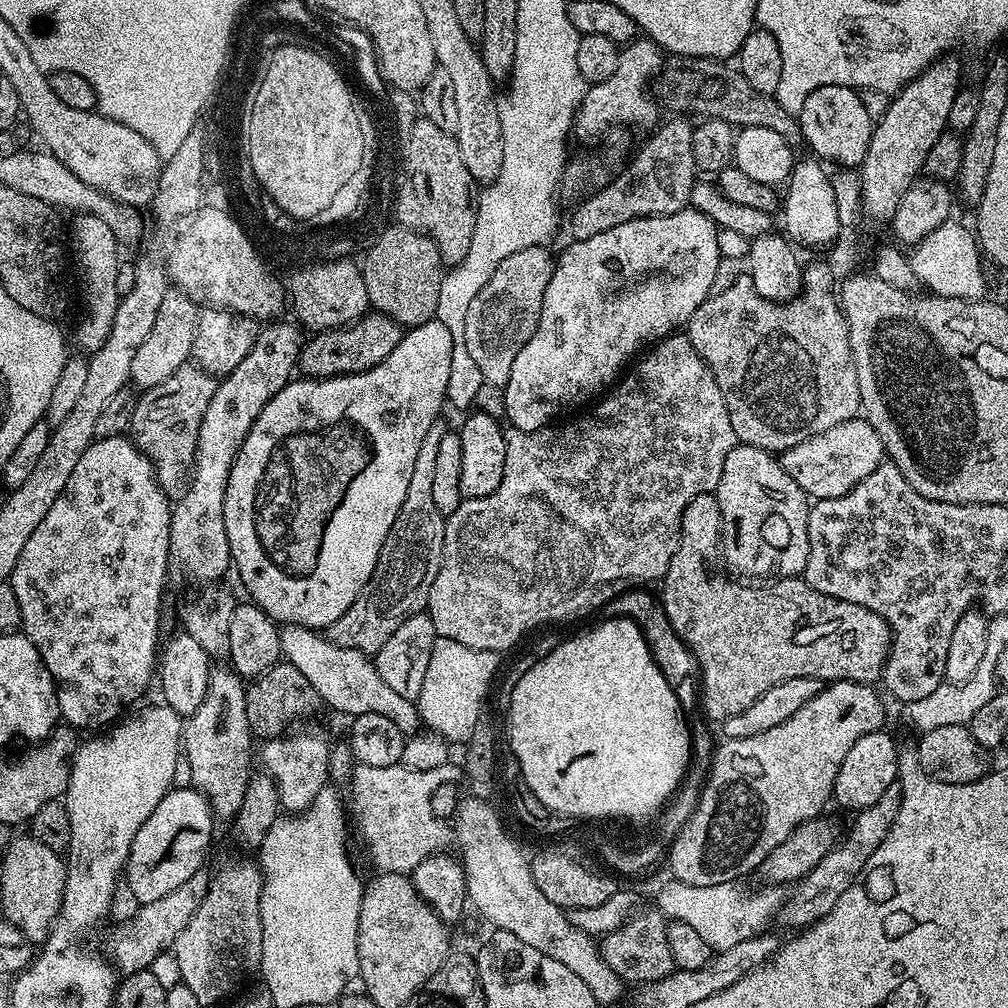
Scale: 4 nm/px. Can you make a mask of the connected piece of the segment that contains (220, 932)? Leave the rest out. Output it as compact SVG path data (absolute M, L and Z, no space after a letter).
M255 859L236 860L233 864L226 865L217 876L211 877L208 893L204 895L204 901L201 902L196 913L190 918L186 930L182 930L182 934L178 934L174 951L178 958L180 983L190 986L191 992L198 997L198 1002L212 1006L219 1000L226 999L225 1001L227 1001L233 995L231 992L252 971L255 973L259 969L260 959L262 958L260 899L262 898L263 885L264 873L261 872L260 865Z

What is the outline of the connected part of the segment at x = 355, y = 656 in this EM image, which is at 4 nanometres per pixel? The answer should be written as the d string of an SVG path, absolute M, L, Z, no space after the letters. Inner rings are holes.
M290 624L280 628L280 654L287 663L298 666L306 674L306 682L318 690L321 701L345 718L362 714L382 714L402 730L405 738L421 731L420 711L413 701L402 698L380 677L373 657L353 648L339 648L327 635L314 628Z

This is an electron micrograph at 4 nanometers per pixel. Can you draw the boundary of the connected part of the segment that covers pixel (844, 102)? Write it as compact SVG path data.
M827 84L810 94L806 102L802 102L802 110L798 113L800 136L821 161L836 164L840 168L855 169L866 158L866 150L870 146L870 138L874 127L874 116L868 113L864 100L855 88L847 88L844 84Z

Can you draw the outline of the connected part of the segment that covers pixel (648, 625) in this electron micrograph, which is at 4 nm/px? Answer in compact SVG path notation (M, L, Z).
M629 590L624 592L618 598L611 600L604 609L603 615L608 618L623 618L633 620L644 635L646 646L658 666L658 670L666 678L666 682L676 692L680 700L681 709L697 707L698 704L698 665L696 656L688 646L688 641L683 640L670 626L670 618L666 618L663 603L656 600L648 592L635 592Z

